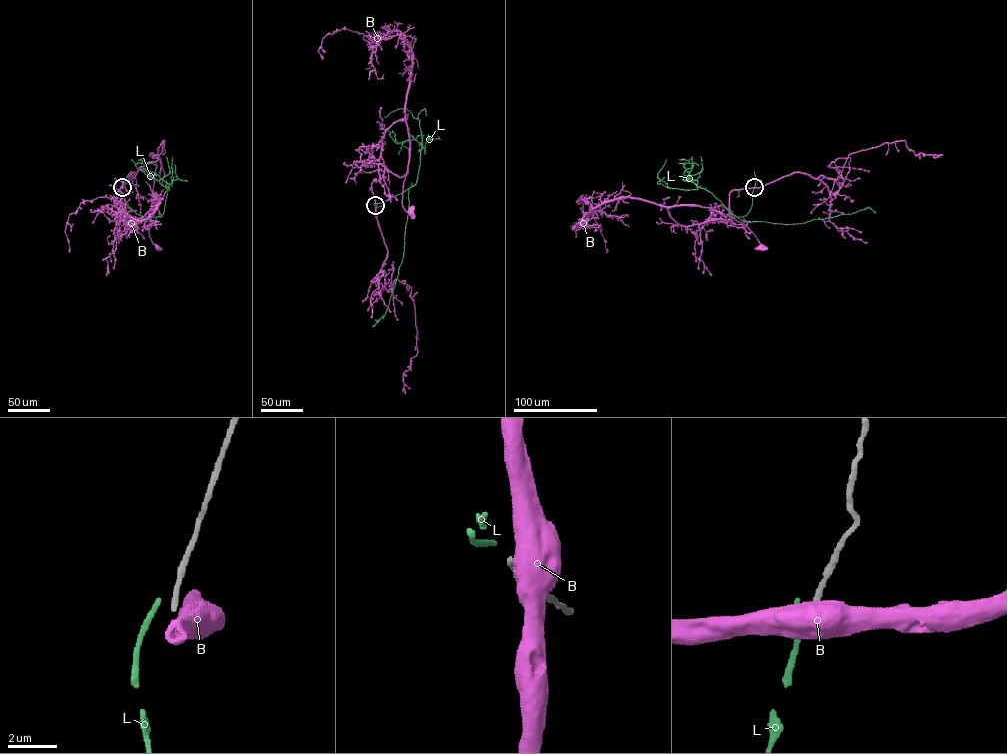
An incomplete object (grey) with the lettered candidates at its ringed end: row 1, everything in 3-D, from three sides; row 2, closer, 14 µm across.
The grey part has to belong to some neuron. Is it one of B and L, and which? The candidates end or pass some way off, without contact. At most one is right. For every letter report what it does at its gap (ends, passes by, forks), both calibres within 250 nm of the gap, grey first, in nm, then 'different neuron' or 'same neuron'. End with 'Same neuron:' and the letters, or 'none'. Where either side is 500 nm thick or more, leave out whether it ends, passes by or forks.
B: calibres 240 and 900 nm; different neuron
L: it ends; calibres 240 and 240 nm; different neuron
Same neuron: none

